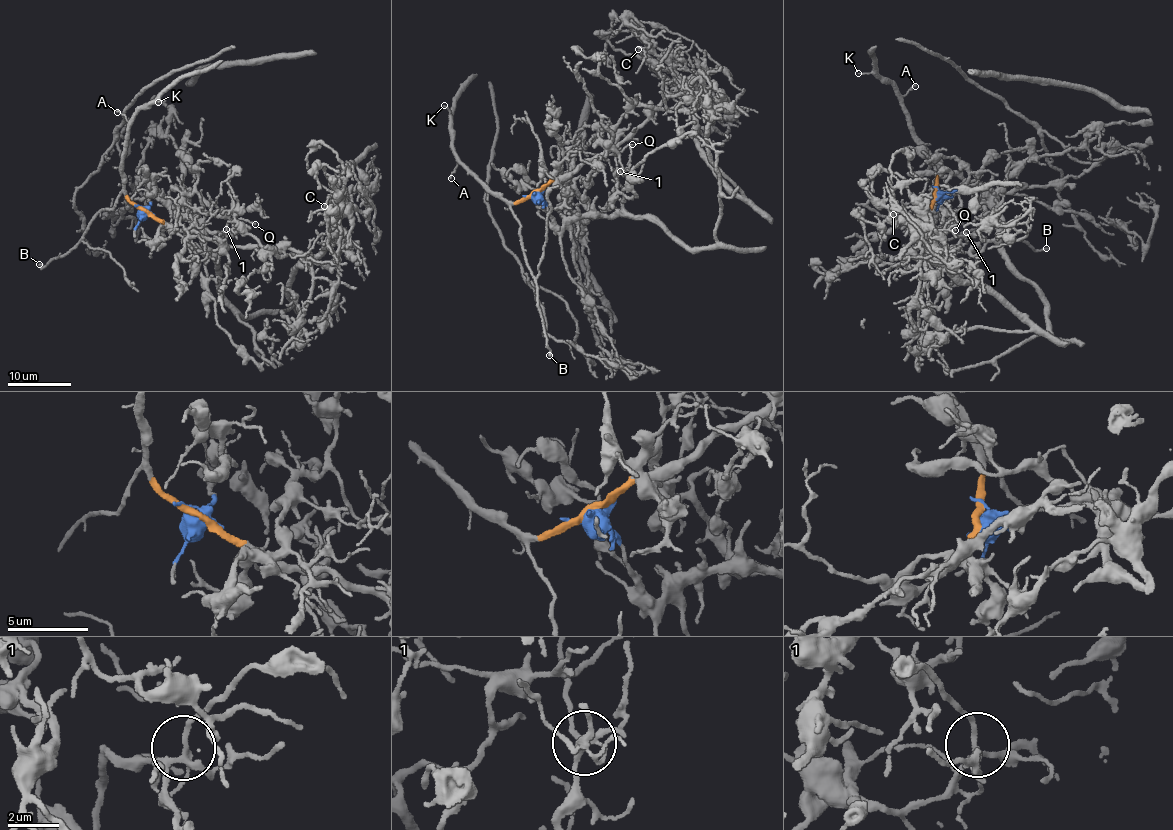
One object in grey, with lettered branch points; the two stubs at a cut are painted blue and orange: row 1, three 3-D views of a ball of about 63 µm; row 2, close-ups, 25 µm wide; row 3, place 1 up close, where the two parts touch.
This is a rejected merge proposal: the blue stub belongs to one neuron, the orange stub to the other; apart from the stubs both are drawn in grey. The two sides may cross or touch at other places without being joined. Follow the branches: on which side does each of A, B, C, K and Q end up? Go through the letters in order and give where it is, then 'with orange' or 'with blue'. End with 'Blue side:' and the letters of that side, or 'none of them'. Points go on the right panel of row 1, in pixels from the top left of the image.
A: (915, 86) | with orange
B: (1046, 248) | with orange
C: (893, 214) | with blue
K: (858, 73) | with orange
Q: (955, 230) | with blue
Blue side: C, Q

